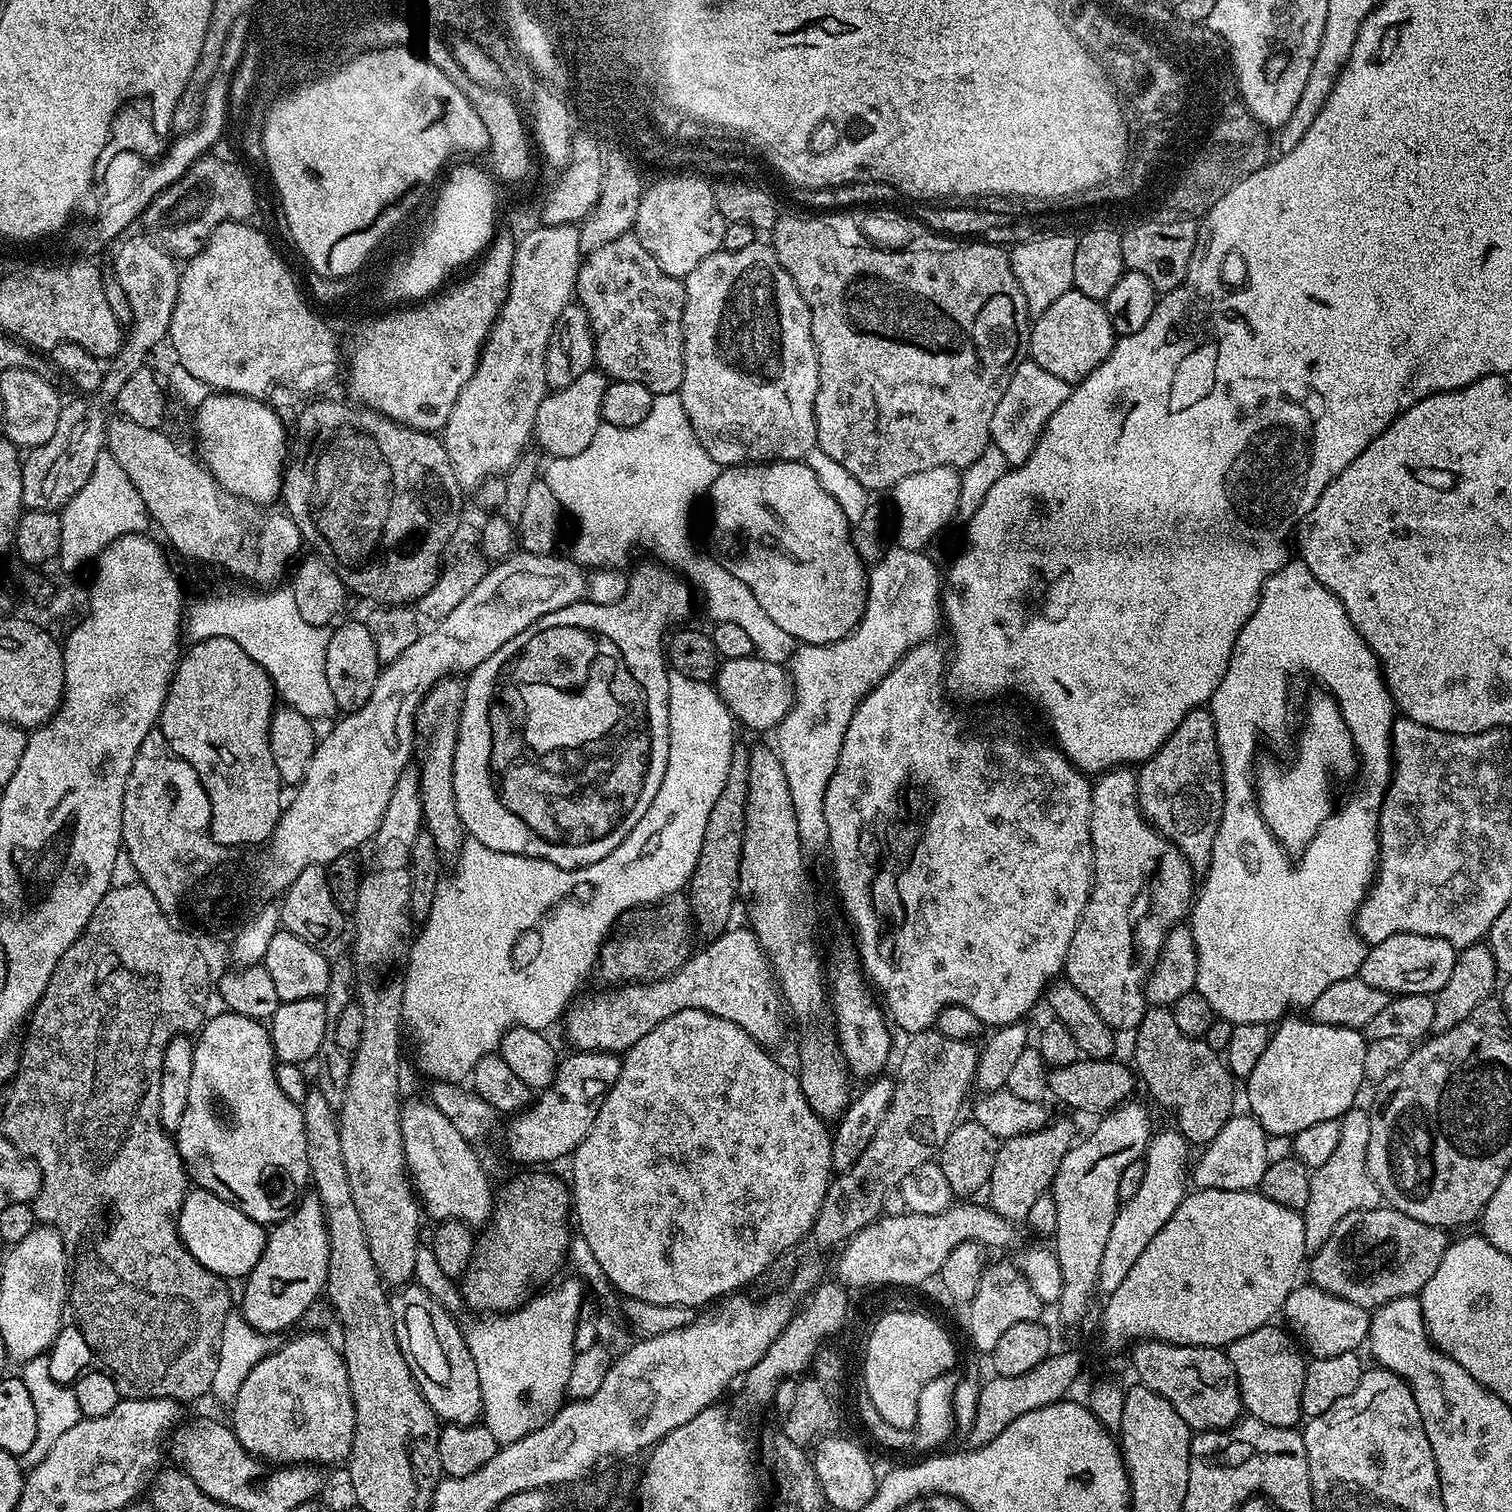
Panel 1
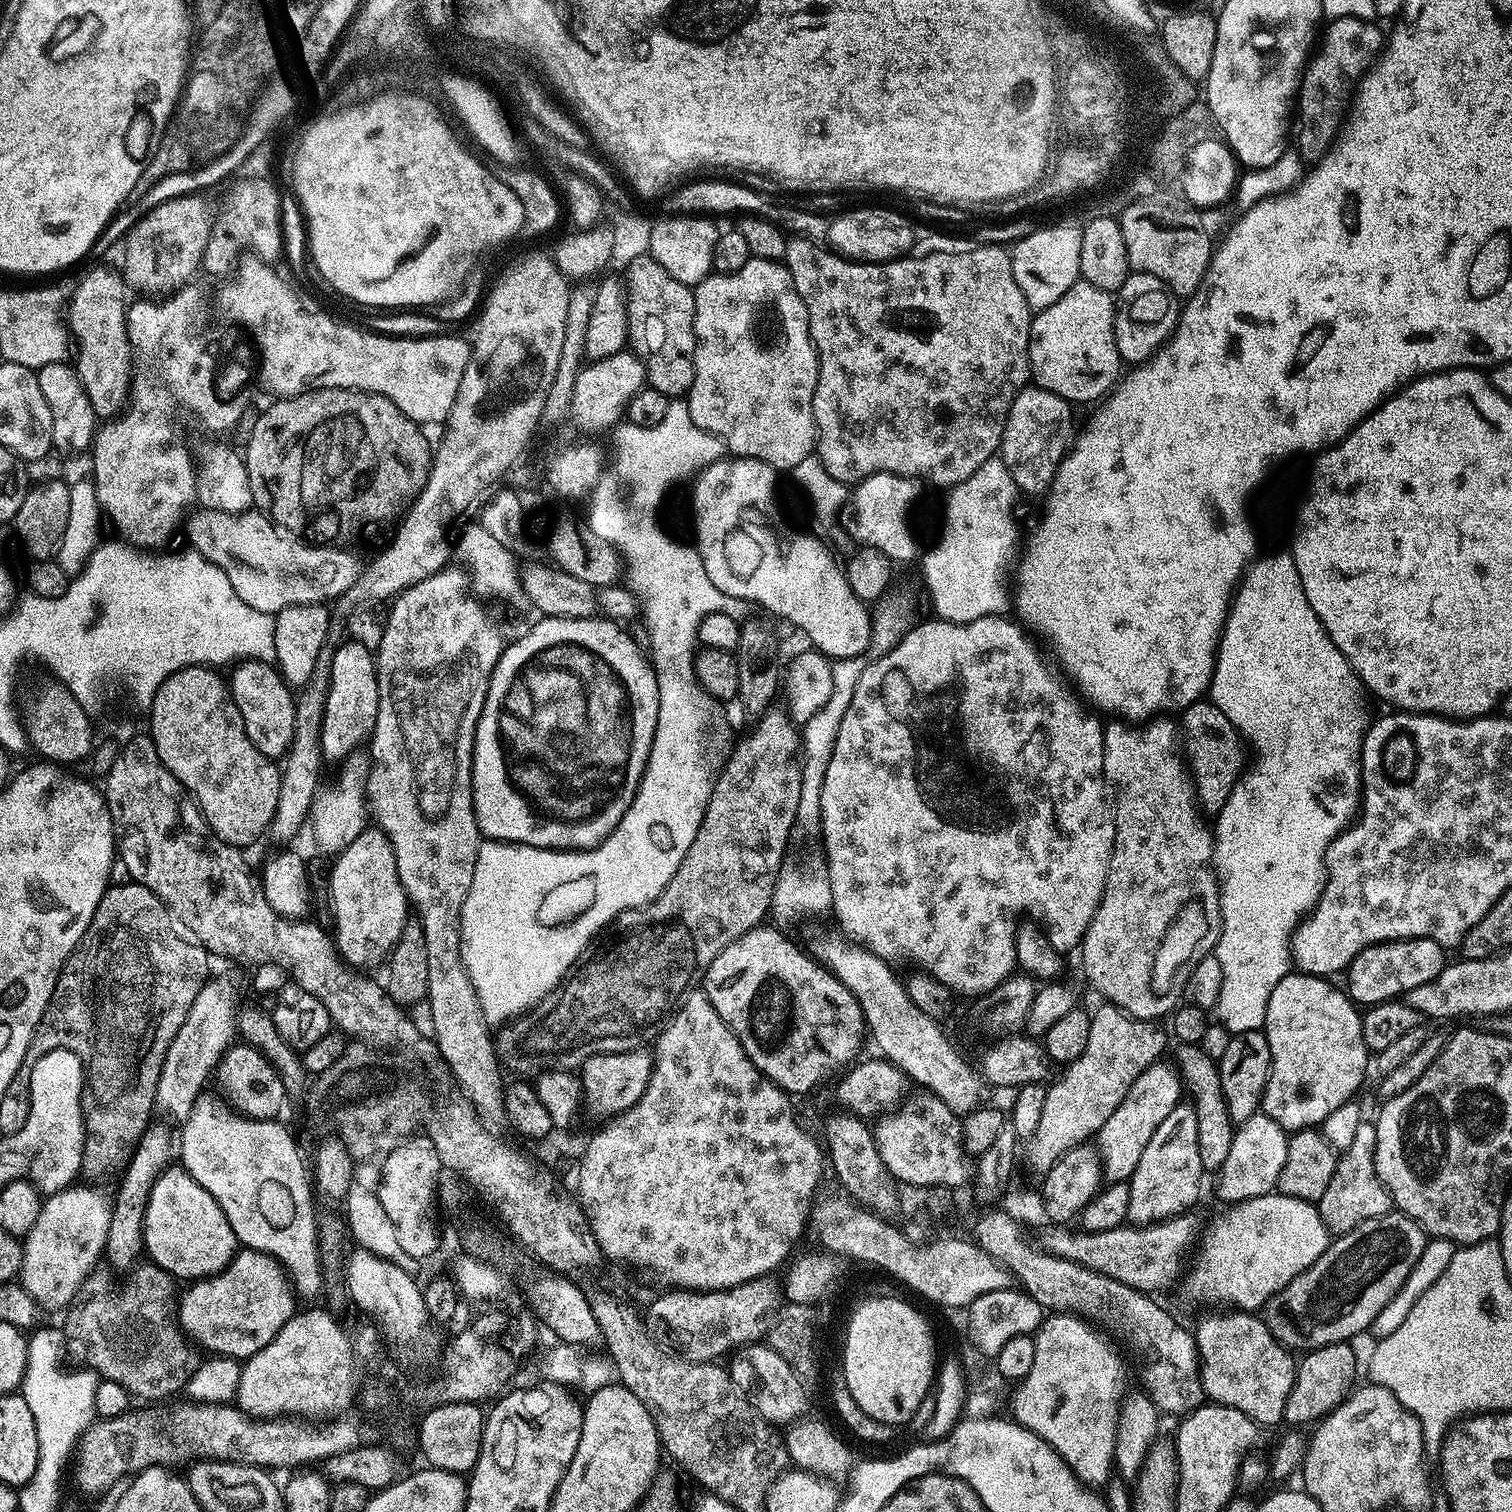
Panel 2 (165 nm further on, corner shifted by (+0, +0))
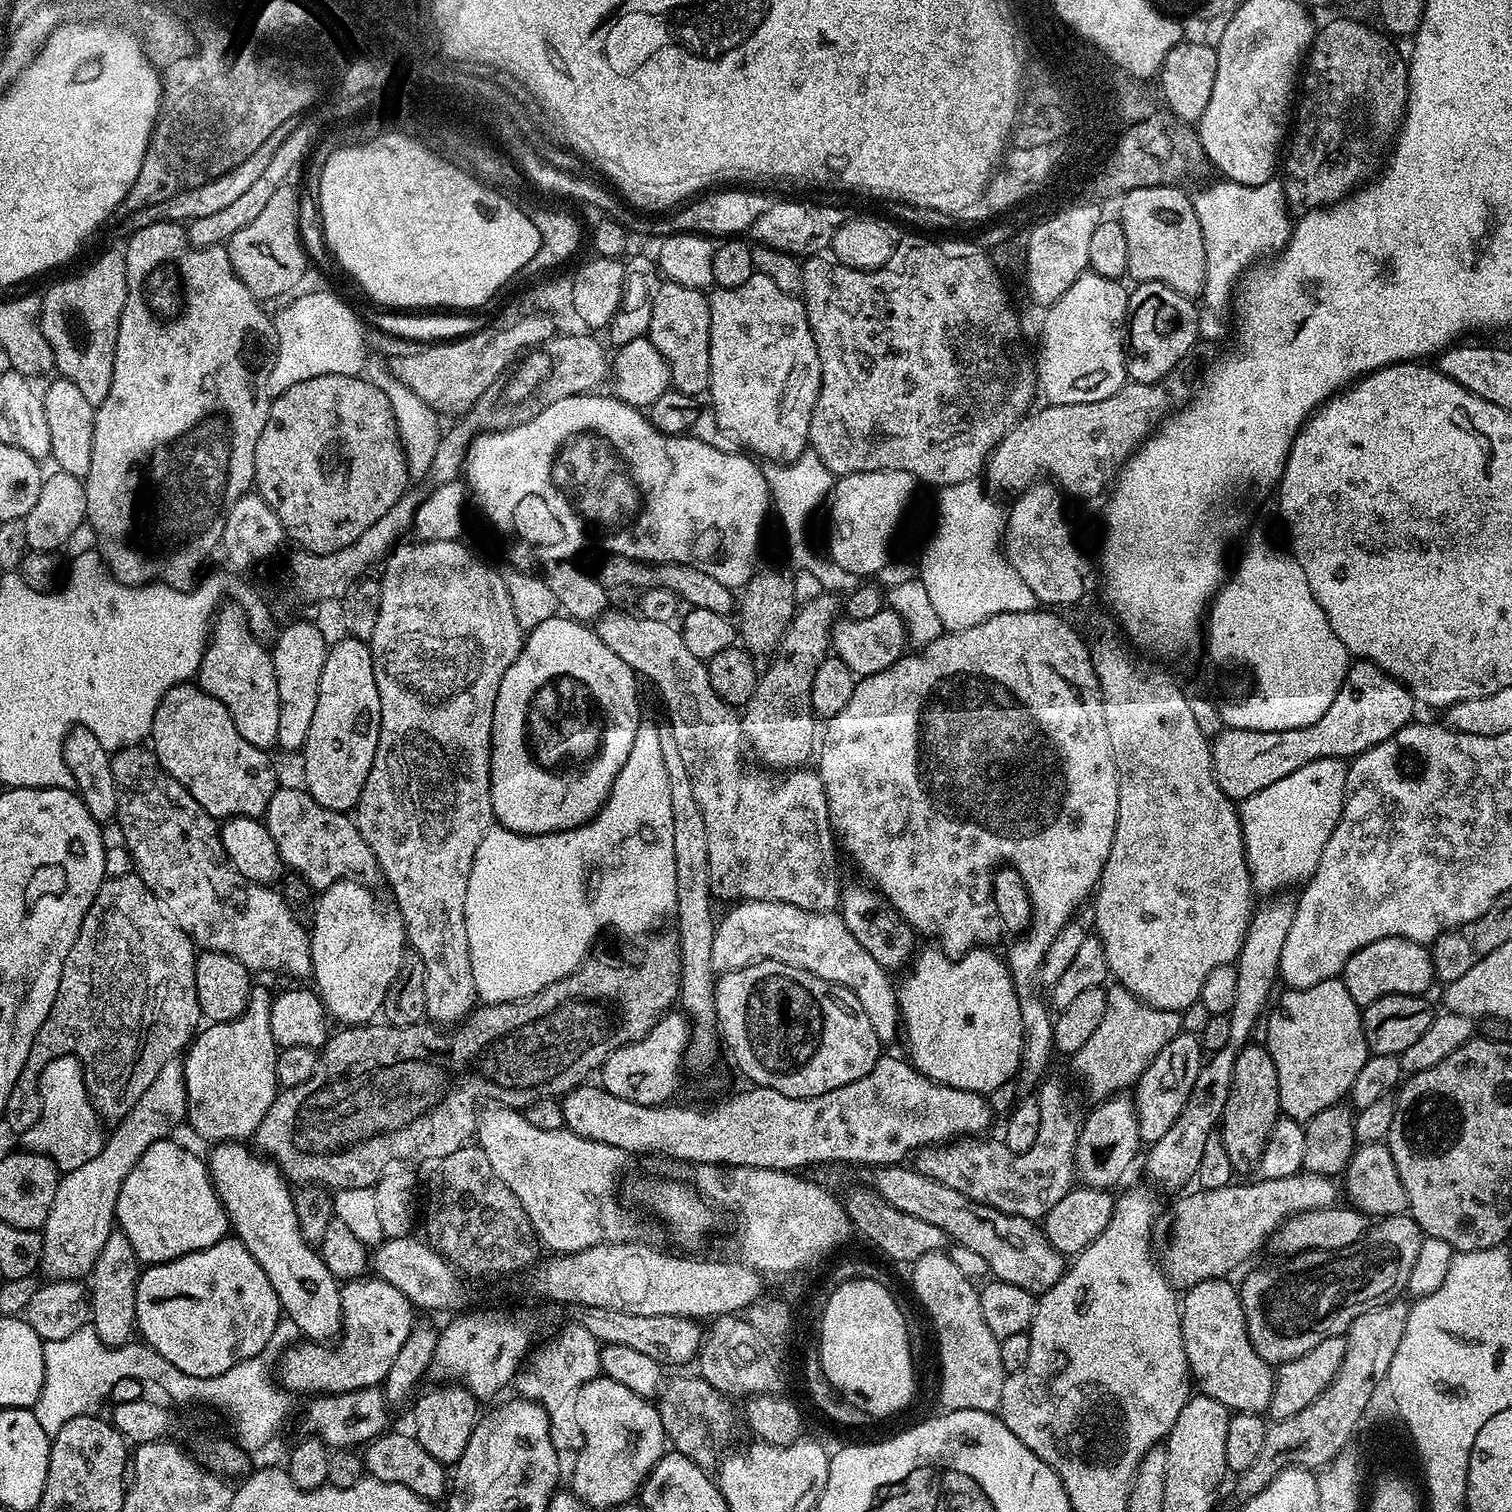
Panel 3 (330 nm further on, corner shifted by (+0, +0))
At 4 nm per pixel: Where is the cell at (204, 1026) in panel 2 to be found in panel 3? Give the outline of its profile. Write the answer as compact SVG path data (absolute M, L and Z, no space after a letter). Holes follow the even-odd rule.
M173 1059L158 1070L158 1078L150 1082L146 1094L134 1102L134 1110L126 1114L115 1125L116 1128L105 1139L102 1150L90 1162L70 1170L60 1177L60 1185L54 1194L50 1214L42 1229L44 1245L40 1268L53 1281L80 1280L91 1273L94 1262L106 1246L106 1238L116 1224L116 1203L122 1190L122 1182L130 1170L142 1158L142 1154L154 1142L173 1135L172 1128L185 1123L188 1115L184 1065Z

